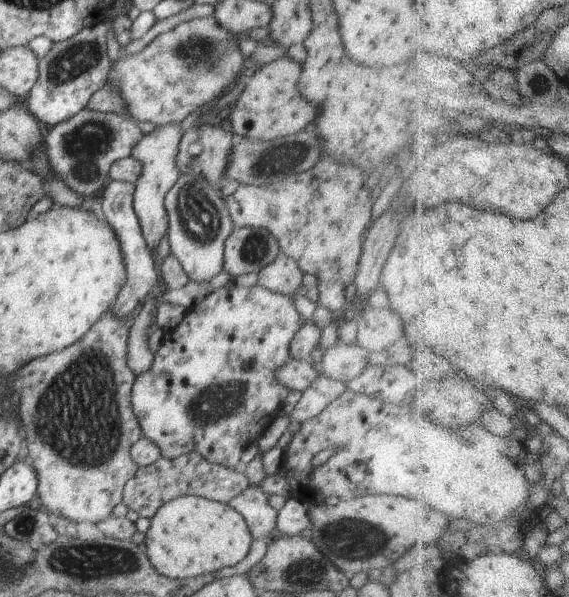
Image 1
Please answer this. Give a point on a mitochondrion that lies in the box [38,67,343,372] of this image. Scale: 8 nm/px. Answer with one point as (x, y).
(85, 148)

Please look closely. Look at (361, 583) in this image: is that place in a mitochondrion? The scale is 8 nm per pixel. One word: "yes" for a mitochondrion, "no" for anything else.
no

